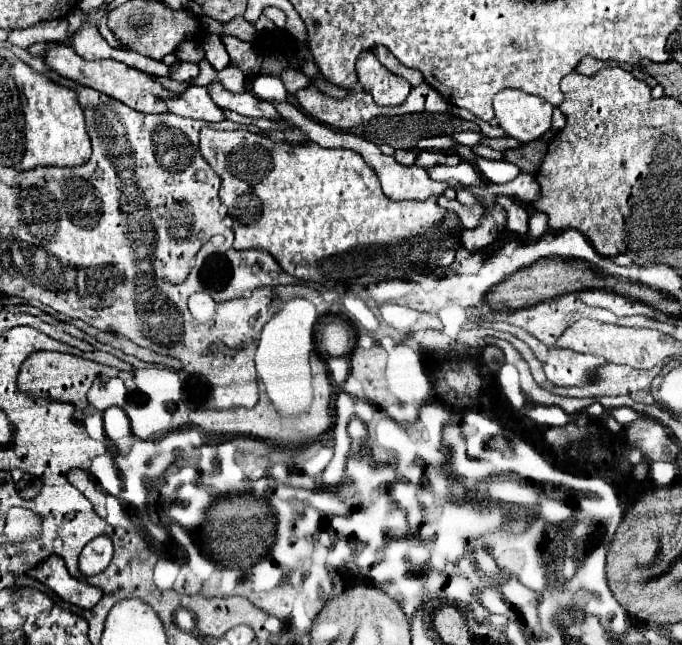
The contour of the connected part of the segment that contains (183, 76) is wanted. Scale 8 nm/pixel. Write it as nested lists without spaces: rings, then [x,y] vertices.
[[[181,62],[181,64],[177,64],[177,66],[171,68],[171,78],[179,80],[179,82],[193,80],[197,74],[199,74],[199,66],[191,64],[191,62]]]

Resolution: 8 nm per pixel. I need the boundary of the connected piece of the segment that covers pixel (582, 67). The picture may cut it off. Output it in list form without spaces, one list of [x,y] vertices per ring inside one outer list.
[[[585,56],[585,58],[577,64],[575,70],[581,72],[581,74],[585,74],[585,76],[589,76],[589,74],[593,74],[593,72],[597,72],[597,70],[601,70],[601,68],[605,68],[605,66],[617,66],[617,62],[613,62],[613,60],[603,62],[603,60],[597,60],[597,58]]]

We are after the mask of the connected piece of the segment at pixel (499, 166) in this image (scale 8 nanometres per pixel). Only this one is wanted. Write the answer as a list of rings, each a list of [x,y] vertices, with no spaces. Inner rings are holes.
[[[475,158],[473,162],[475,170],[487,180],[487,182],[493,182],[493,184],[505,184],[505,182],[511,182],[513,178],[519,176],[519,168],[511,162],[491,162],[491,160],[485,160],[485,158]]]

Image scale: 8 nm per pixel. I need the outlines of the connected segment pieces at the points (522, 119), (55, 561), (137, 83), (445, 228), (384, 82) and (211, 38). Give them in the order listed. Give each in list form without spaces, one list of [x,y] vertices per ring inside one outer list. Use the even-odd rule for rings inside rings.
[[[507,88],[497,92],[493,106],[499,126],[523,144],[533,142],[551,130],[553,106],[549,106],[541,96]]]
[[[47,558],[43,564],[29,570],[29,576],[49,586],[65,602],[71,602],[85,610],[91,610],[103,596],[103,590],[99,586],[81,584],[77,578],[73,578],[61,558]]]
[[[53,46],[47,50],[45,54],[47,66],[51,66],[53,70],[57,70],[61,76],[71,78],[79,84],[85,84],[89,88],[95,88],[119,102],[123,102],[125,106],[137,110],[137,112],[149,112],[149,114],[163,114],[169,112],[165,100],[169,98],[177,98],[177,94],[169,92],[165,86],[161,86],[161,82],[153,80],[149,74],[143,74],[139,70],[129,68],[123,62],[117,62],[113,58],[105,58],[105,60],[83,60],[81,56],[75,54],[75,50],[71,46]]]
[[[207,126],[201,130],[199,150],[221,178],[219,198],[233,218],[233,248],[265,250],[295,278],[313,280],[327,288],[337,284],[351,286],[355,280],[367,286],[379,280],[411,280],[417,274],[445,268],[455,260],[459,232],[463,232],[459,216],[441,208],[437,196],[393,202],[383,194],[375,170],[353,150],[321,148],[317,144],[289,146],[247,130],[219,132]]]
[[[371,50],[360,54],[356,62],[356,73],[360,73],[360,84],[370,92],[379,106],[403,104],[409,94],[409,82],[385,68]]]
[[[207,34],[203,40],[203,48],[205,48],[205,58],[209,60],[209,64],[215,70],[223,70],[231,62],[229,54],[227,54],[227,50],[221,44],[221,38],[217,34]]]

